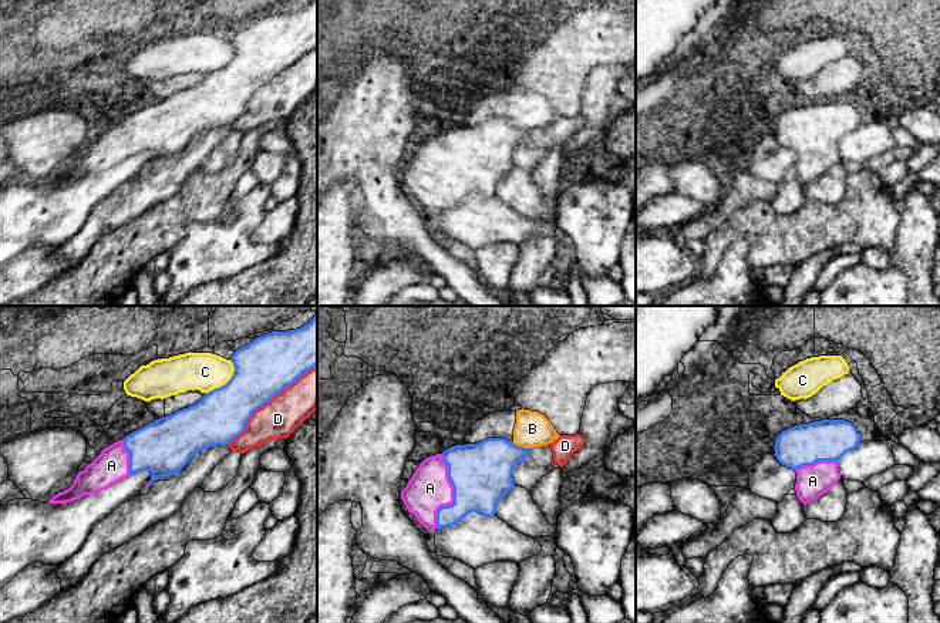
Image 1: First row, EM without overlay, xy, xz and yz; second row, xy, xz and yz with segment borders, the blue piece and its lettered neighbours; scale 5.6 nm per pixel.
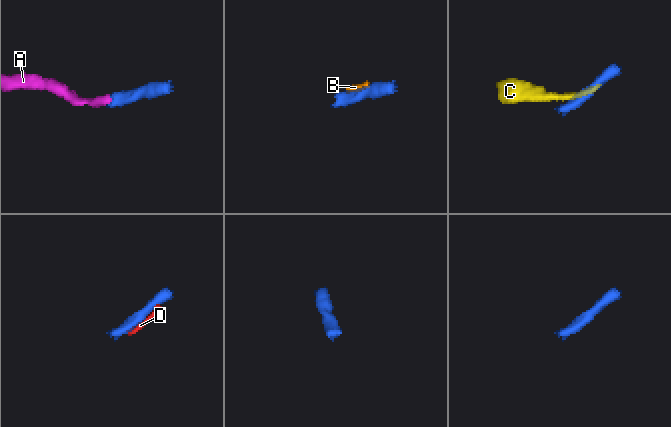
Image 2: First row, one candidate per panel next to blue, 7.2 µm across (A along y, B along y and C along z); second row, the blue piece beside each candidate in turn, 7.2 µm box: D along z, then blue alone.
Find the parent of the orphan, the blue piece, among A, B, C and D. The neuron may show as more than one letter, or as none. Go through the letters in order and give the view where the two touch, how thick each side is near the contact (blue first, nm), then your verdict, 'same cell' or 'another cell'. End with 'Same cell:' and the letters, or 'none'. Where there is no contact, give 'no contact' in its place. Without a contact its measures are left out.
A: xz | 360/240 nm | same cell
B: xz | 300/200 nm | another cell
C: xy | 320/220 nm | another cell
D: xy | 320/220 nm | another cell
Same cell: A

